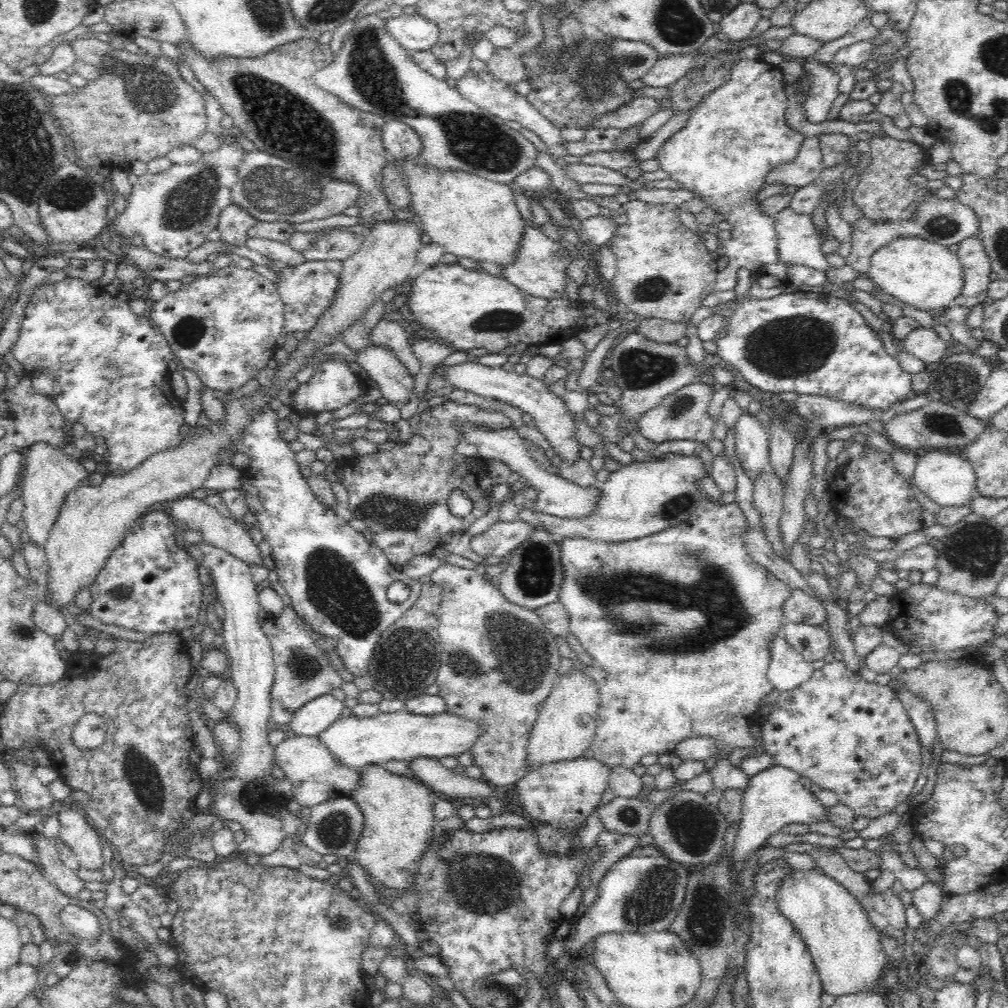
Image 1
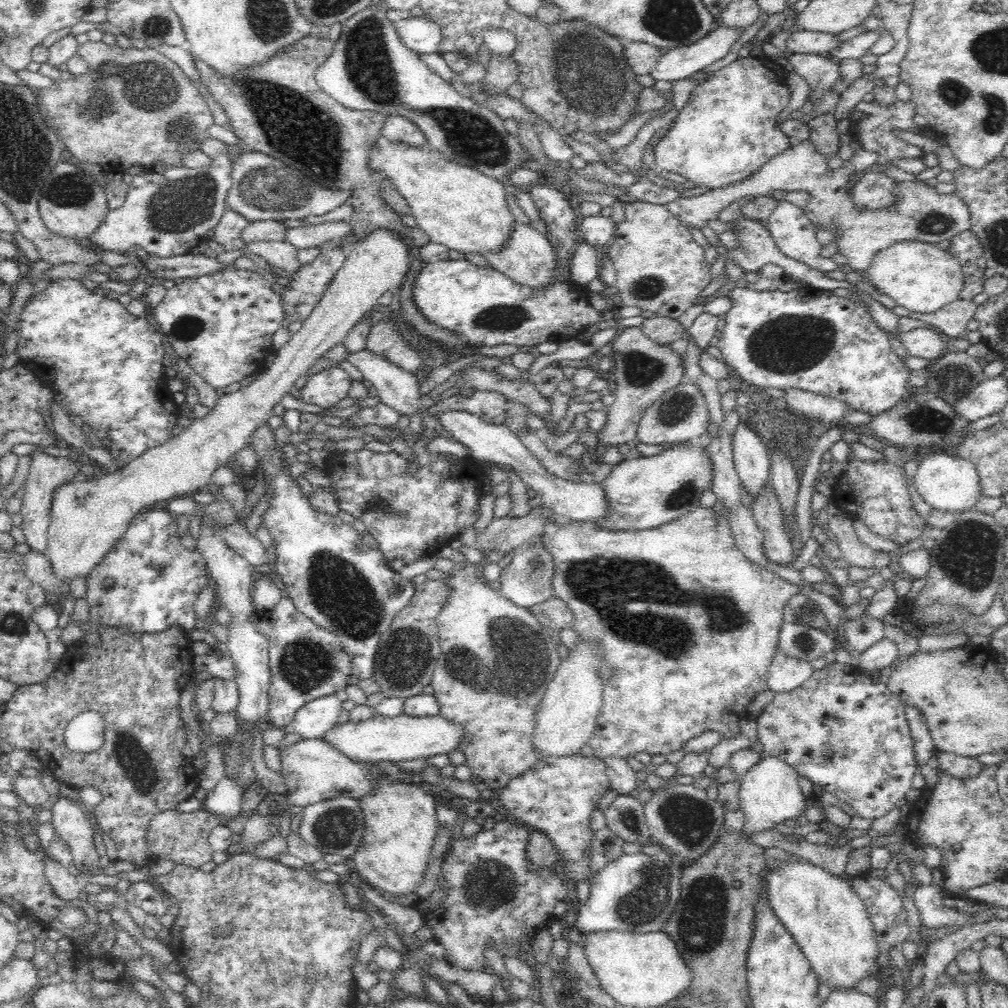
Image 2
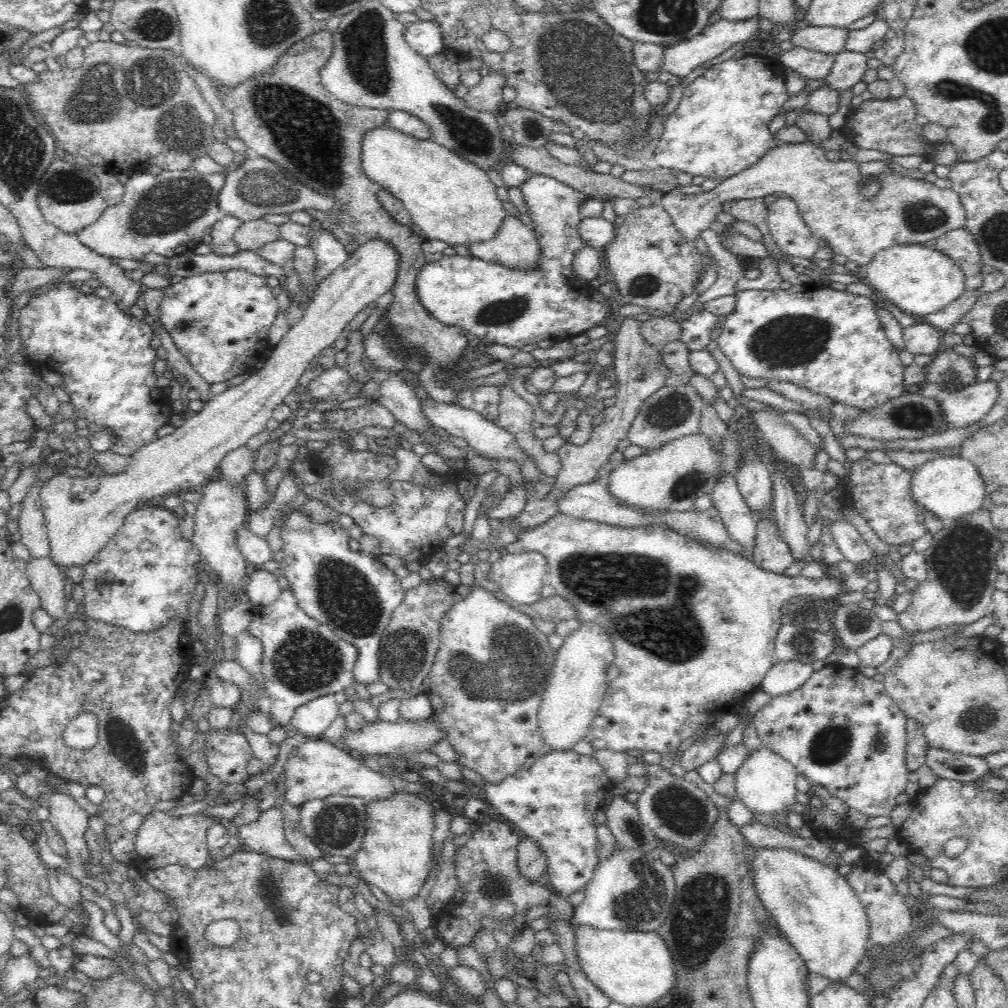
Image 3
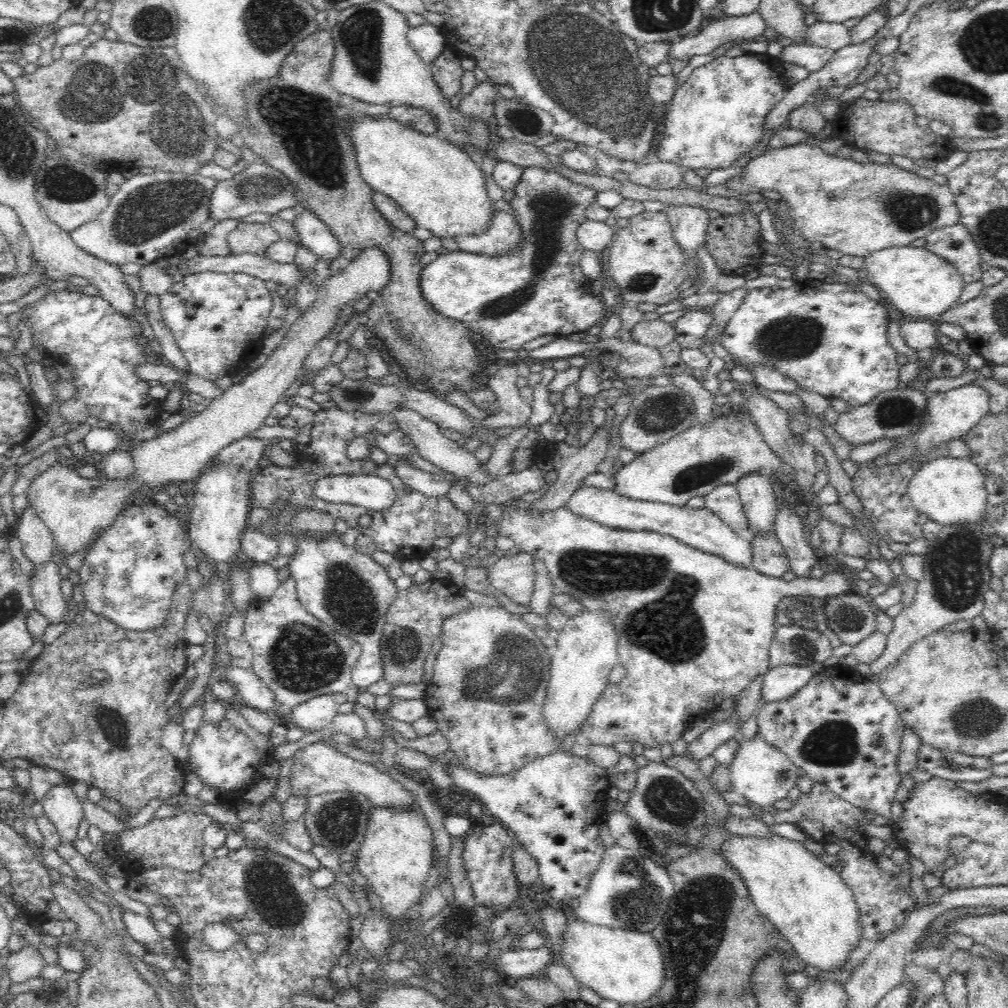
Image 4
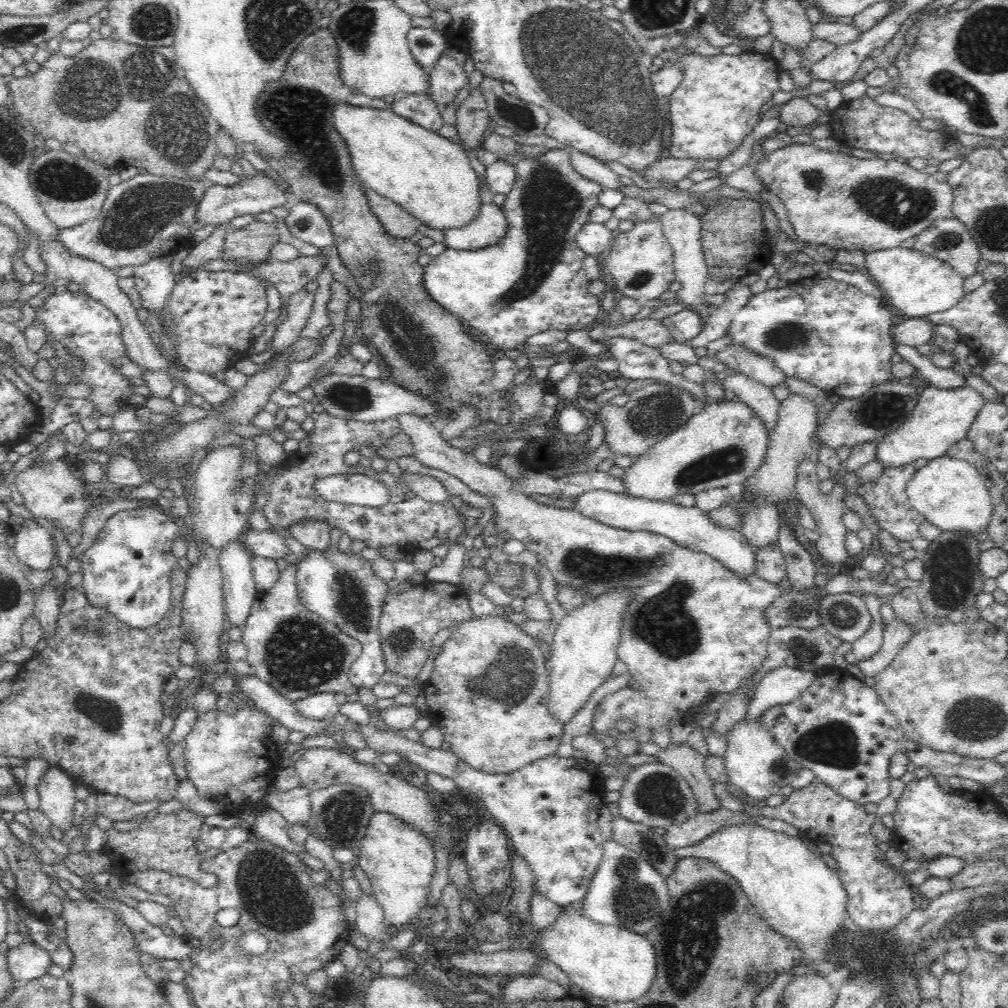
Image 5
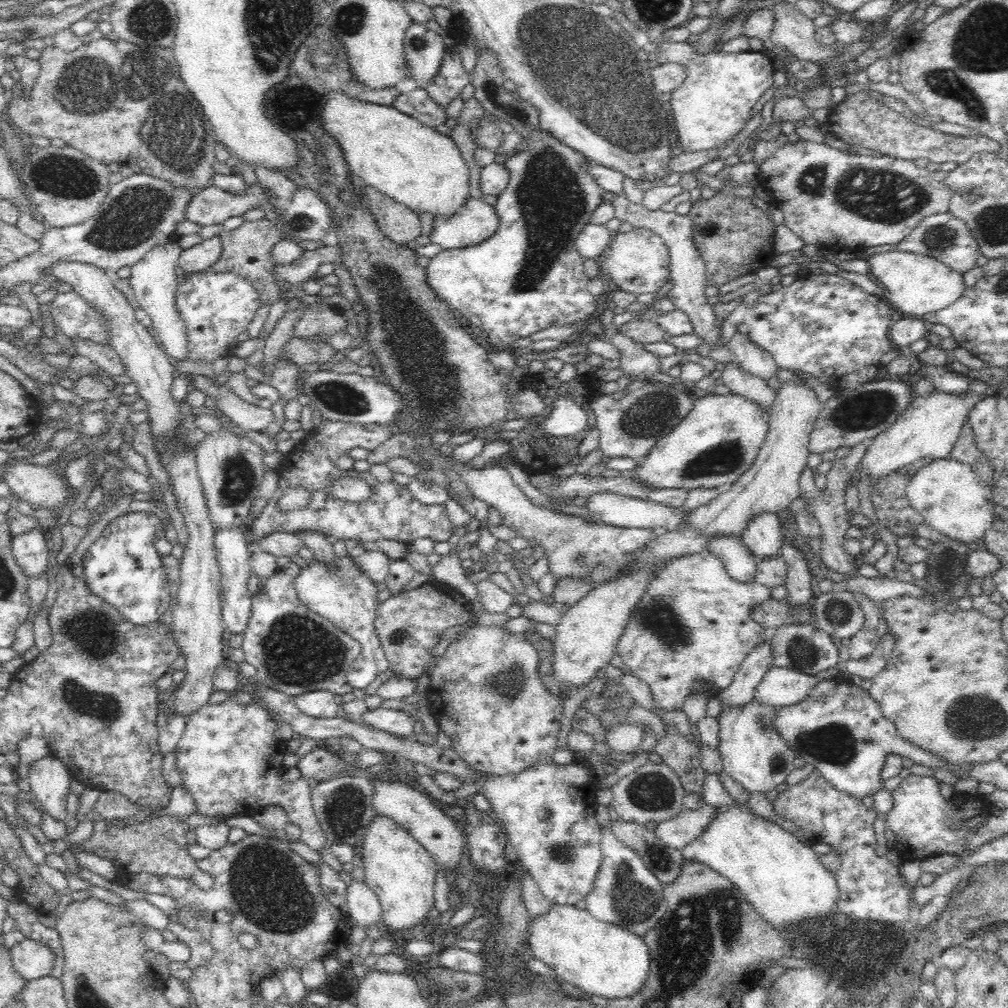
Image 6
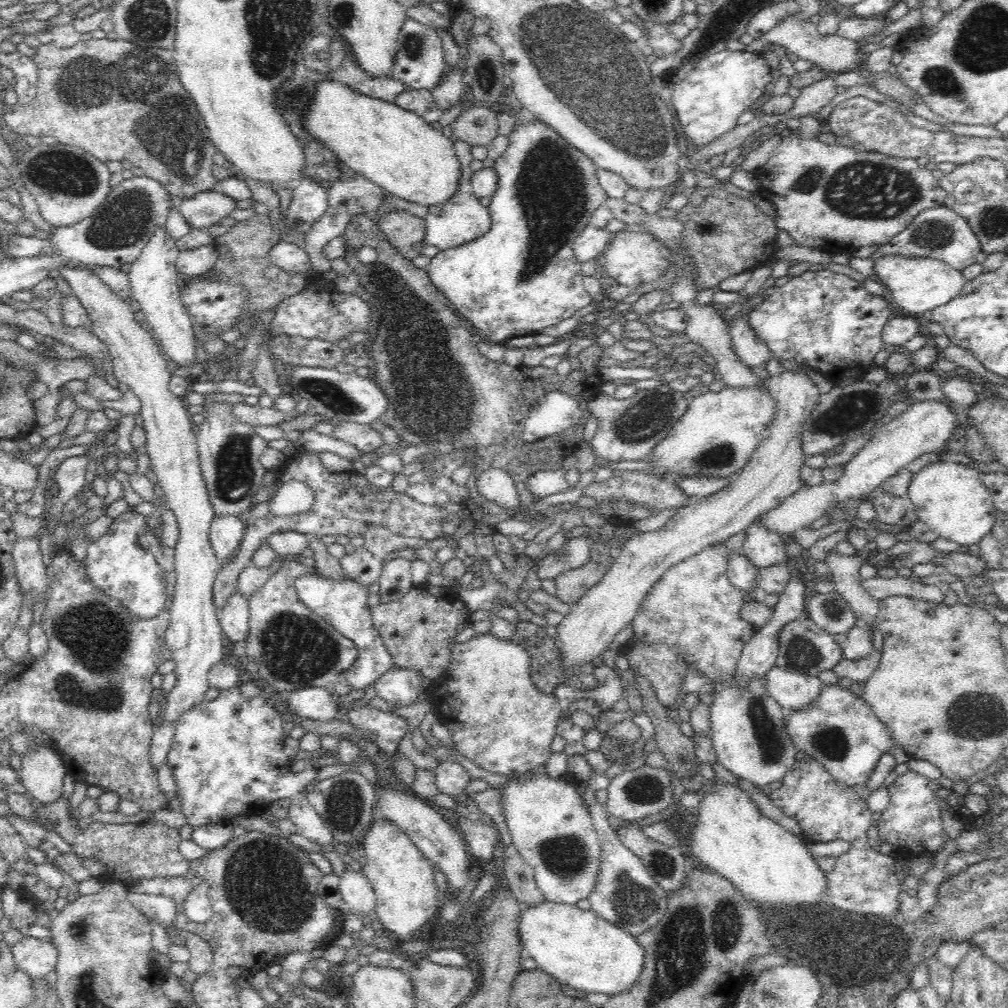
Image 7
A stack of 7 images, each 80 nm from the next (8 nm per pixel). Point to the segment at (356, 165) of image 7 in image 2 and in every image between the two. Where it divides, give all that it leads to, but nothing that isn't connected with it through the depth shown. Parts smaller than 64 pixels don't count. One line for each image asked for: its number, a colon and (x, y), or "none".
2: (458, 207)
3: (453, 201)
4: (437, 184)
5: (428, 176)
6: (420, 169)

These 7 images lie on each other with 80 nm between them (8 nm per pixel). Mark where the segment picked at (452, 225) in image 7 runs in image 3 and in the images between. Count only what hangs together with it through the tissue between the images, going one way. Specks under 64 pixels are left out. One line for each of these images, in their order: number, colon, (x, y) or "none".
3: (516, 246)
4: (505, 237)
5: (491, 226)
6: (479, 221)

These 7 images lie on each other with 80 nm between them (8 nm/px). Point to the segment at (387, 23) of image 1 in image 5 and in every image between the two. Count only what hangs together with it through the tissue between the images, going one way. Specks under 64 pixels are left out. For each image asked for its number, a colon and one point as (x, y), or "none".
2: (421, 35)
3: (424, 37)
4: (427, 40)
5: (427, 44)

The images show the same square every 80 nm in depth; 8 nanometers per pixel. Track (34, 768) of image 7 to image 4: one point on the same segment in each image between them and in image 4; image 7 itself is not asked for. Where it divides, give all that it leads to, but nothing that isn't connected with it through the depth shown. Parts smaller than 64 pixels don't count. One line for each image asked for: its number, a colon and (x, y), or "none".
4: (61, 806)
5: (58, 799)
6: (50, 780)

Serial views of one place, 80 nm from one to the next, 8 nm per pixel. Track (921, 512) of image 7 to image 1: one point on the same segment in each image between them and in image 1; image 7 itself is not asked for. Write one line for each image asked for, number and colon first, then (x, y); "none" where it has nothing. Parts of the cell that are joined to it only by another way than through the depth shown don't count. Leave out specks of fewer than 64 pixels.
1: (949, 479)
2: (948, 483)
3: (948, 486)
4: (949, 490)
5: (949, 492)
6: (950, 496)

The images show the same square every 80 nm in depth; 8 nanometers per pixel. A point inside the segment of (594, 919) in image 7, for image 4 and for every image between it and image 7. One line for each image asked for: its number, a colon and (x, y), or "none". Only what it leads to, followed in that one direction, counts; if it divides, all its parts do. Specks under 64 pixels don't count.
4: (626, 966)
5: (607, 961)
6: (602, 959)

